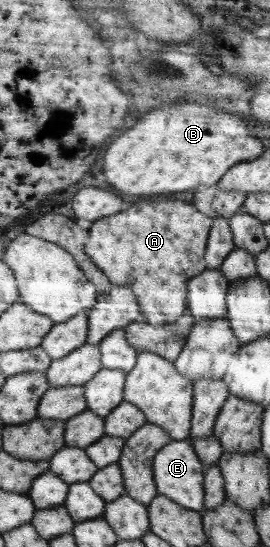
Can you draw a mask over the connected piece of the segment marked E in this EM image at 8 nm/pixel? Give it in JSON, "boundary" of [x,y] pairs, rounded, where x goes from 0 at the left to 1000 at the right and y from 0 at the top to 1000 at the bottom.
{"boundary":[[[681,803],[644,806],[585,824],[567,848],[585,903],[656,916],[681,929],[741,936],[744,929],[756,929],[756,892],[748,892],[756,863],[741,856],[741,843],[711,812]]]}

